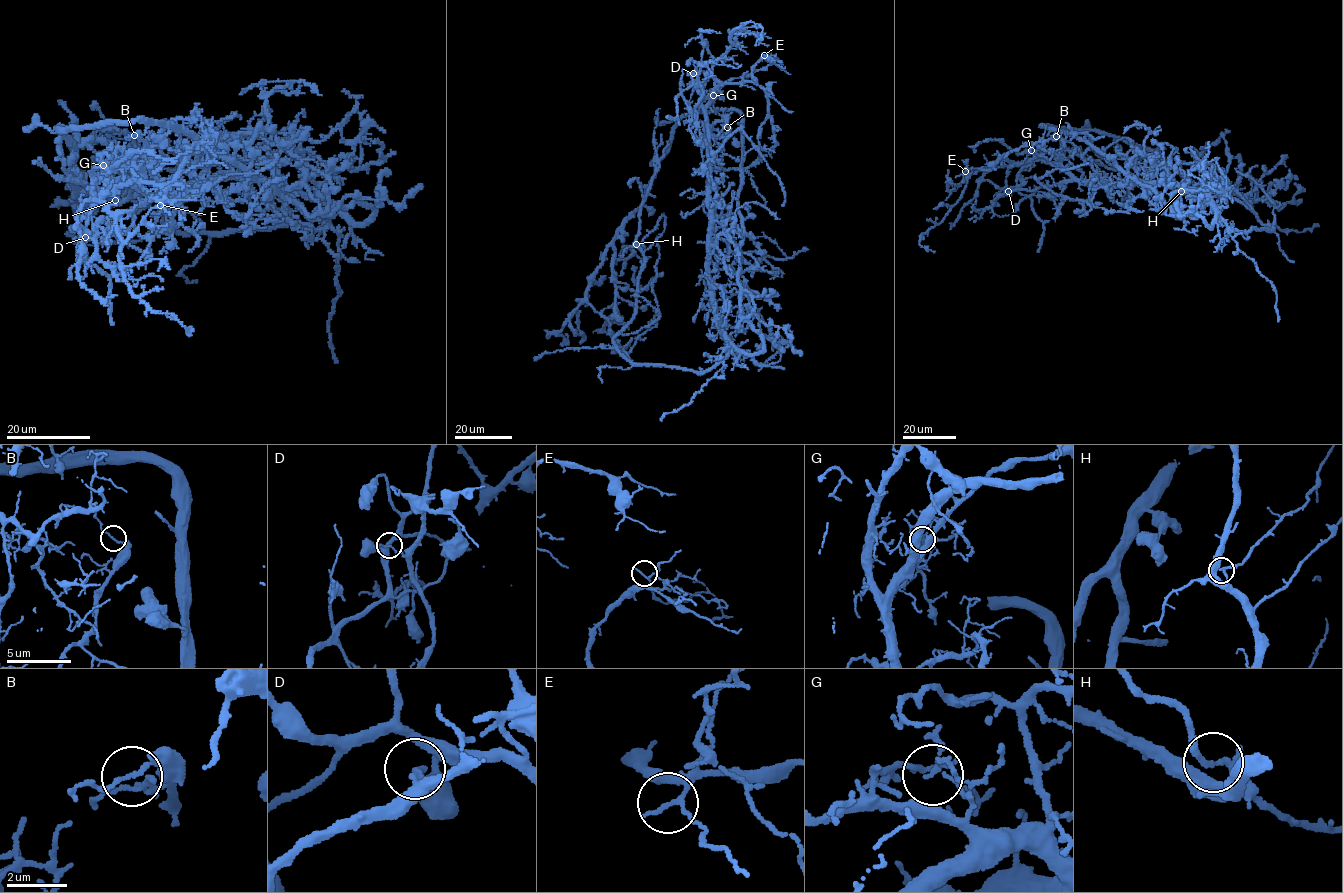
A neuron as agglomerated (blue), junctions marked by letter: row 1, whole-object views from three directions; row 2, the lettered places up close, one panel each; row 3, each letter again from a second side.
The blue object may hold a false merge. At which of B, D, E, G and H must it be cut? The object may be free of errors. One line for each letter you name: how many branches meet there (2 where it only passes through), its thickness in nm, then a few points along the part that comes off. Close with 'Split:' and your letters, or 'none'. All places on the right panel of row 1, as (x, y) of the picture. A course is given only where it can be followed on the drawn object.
D: 2 branches meet; 130 nm thick; foreign part runs (1008, 191), (1017, 191), (1030, 198), (1034, 213), (1043, 223), (1043, 238), (1037, 252)
Split: D

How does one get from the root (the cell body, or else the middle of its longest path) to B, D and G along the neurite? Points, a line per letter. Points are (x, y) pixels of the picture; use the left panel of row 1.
B: (275, 189), (256, 208), (245, 201), (226, 198), (211, 182), (175, 195), (152, 170), (143, 141), (134, 135)
D: (275, 189), (255, 208), (203, 184), (178, 200), (141, 203), (109, 219), (111, 228), (86, 236)
G: (275, 189), (256, 208), (226, 198), (211, 182), (164, 202), (106, 178), (103, 165)

